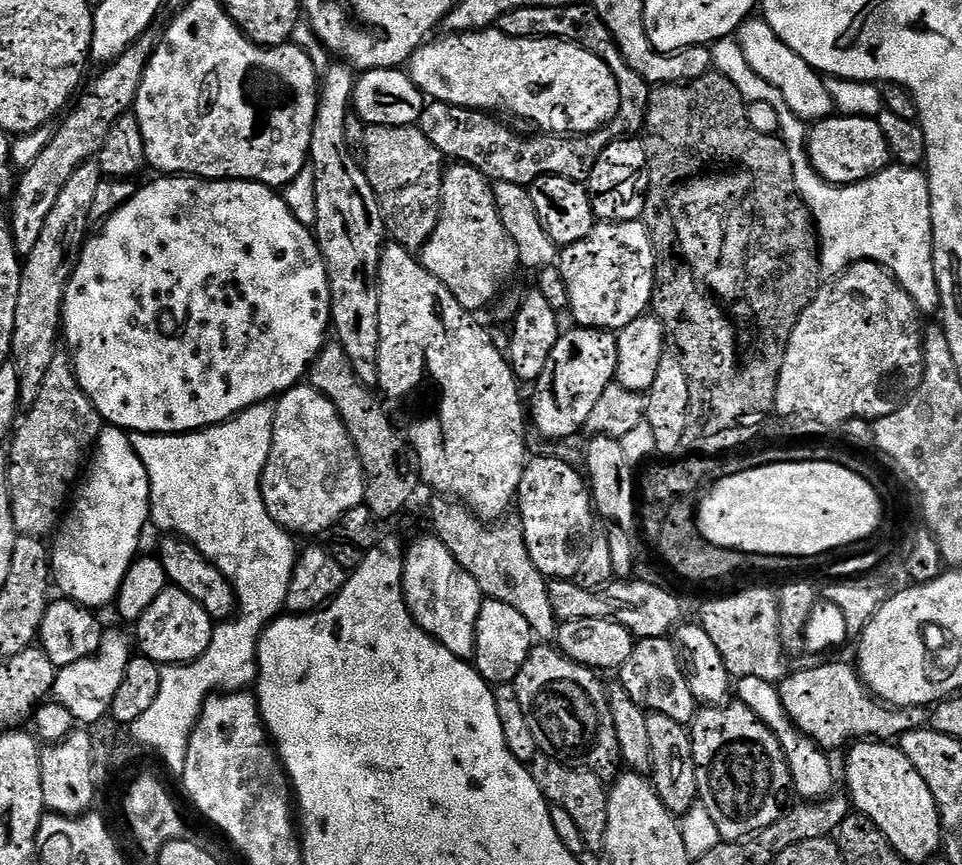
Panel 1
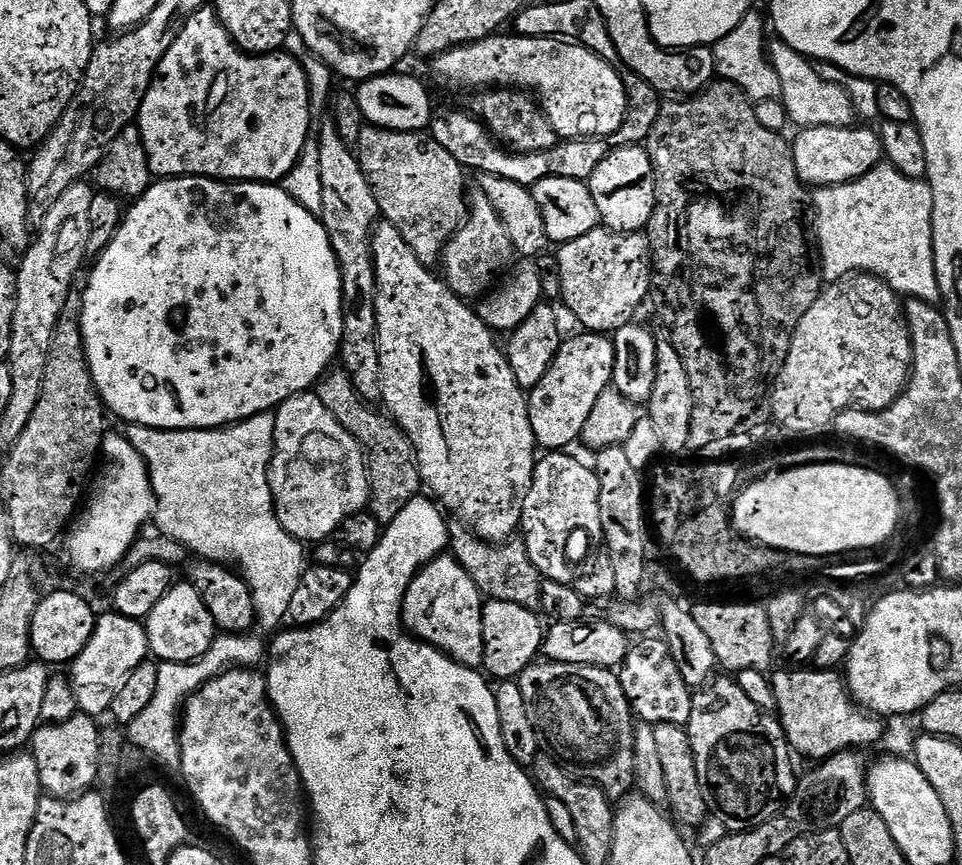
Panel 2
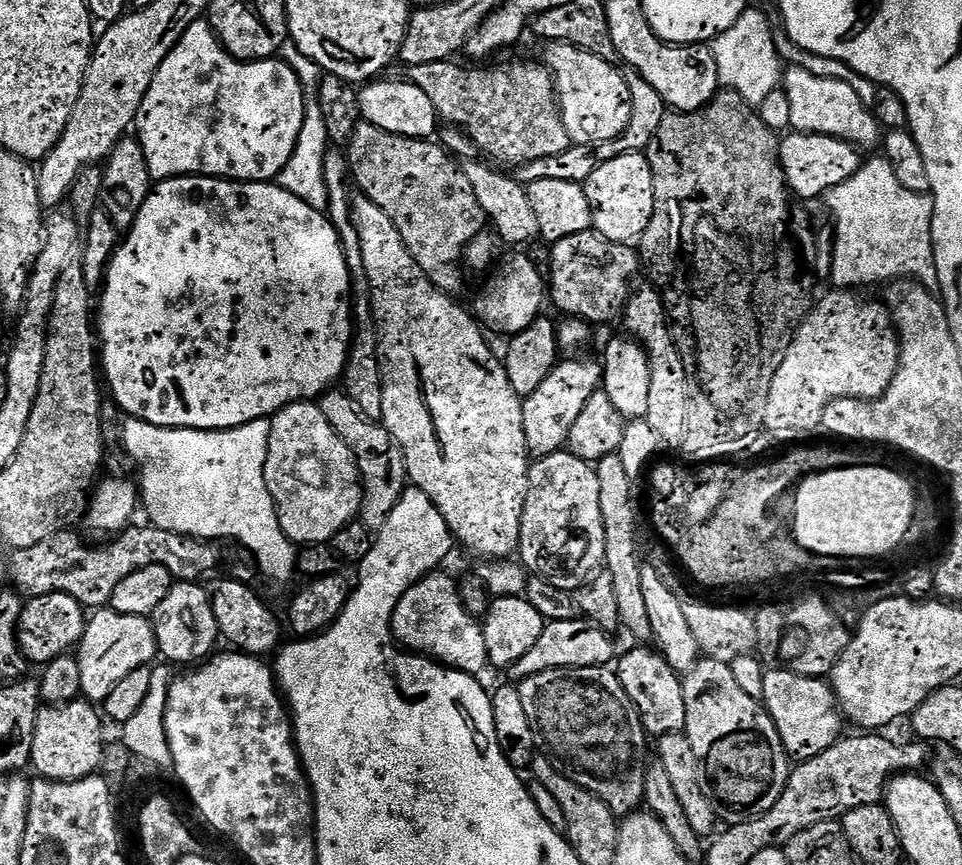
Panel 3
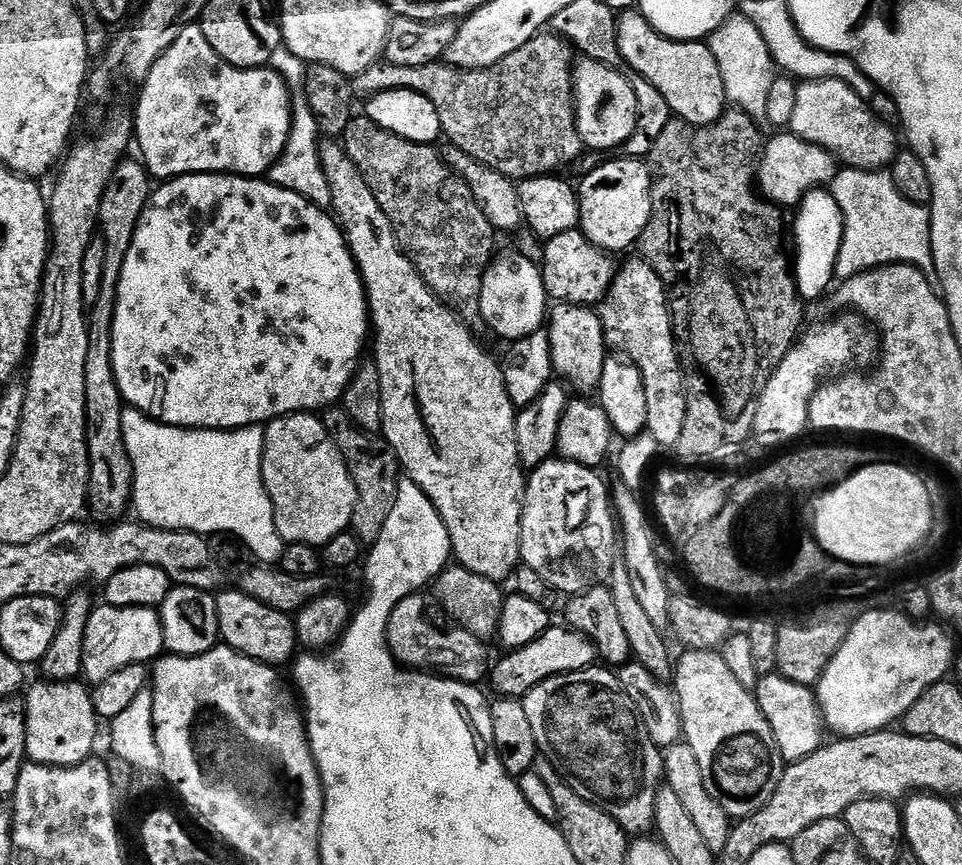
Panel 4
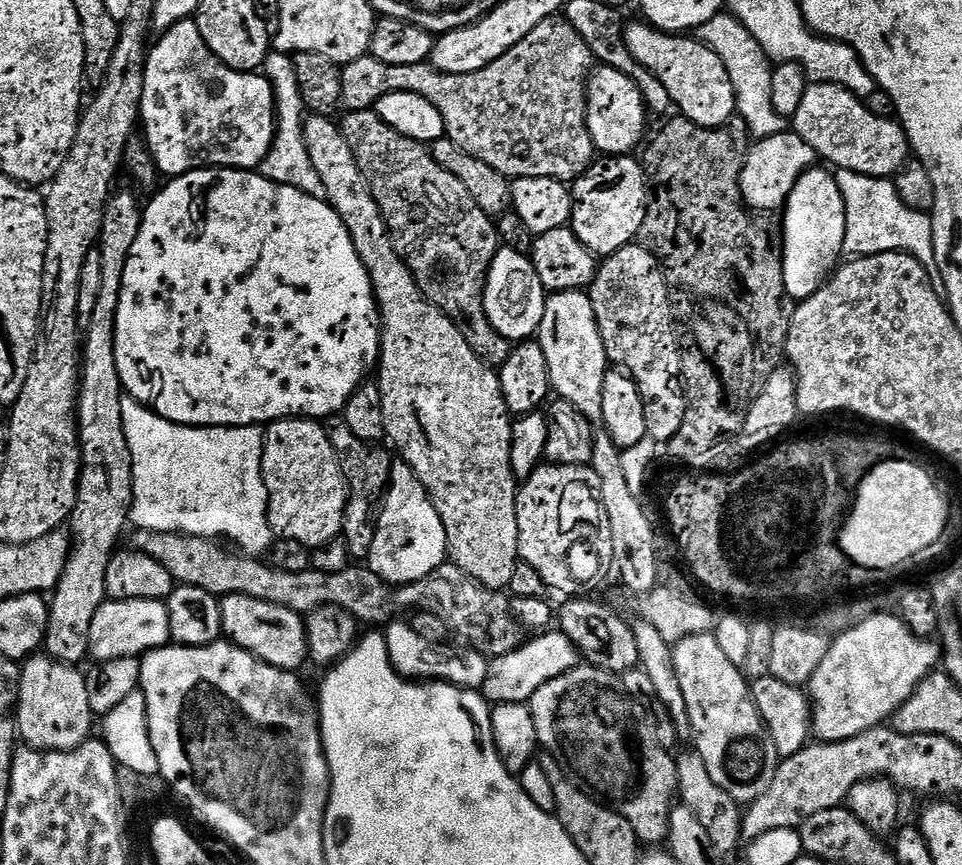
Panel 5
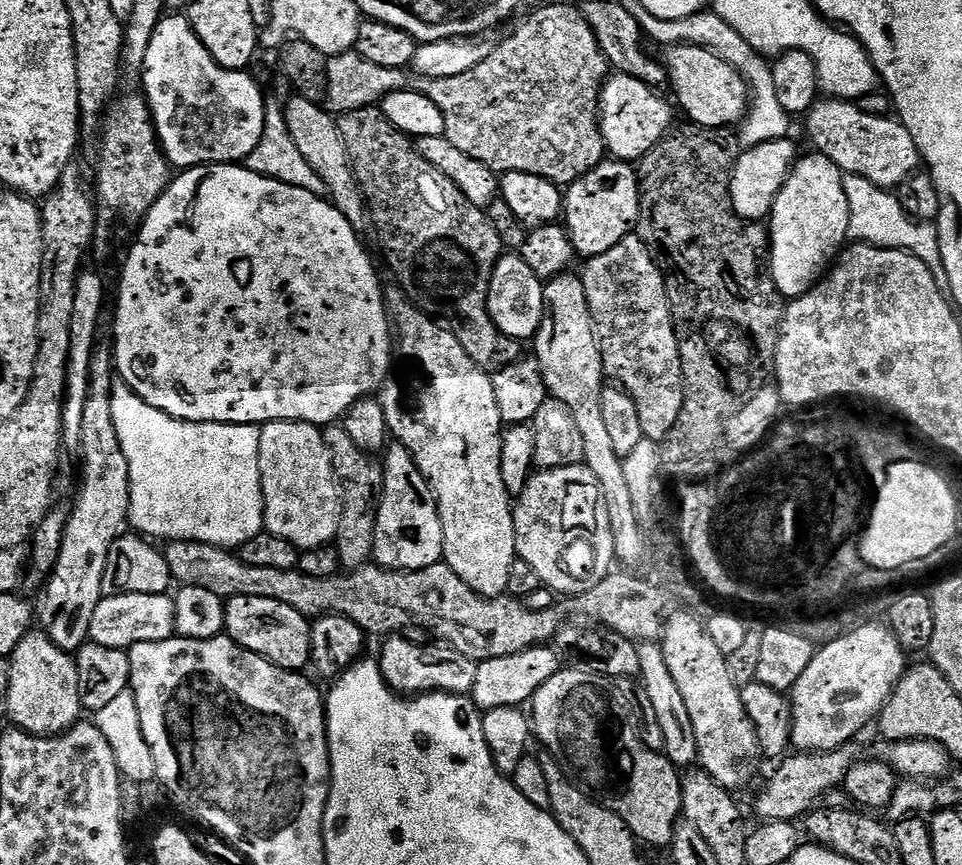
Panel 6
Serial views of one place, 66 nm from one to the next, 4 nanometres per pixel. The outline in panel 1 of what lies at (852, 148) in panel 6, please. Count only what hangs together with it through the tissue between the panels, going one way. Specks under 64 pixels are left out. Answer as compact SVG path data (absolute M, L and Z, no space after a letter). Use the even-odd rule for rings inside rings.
M745 20L738 29L738 39L742 46L742 54L754 70L754 74L758 74L758 78L766 78L766 82L770 82L770 86L774 86L774 90L782 94L786 106L794 110L796 117L805 122L815 122L826 120L833 115L834 105L830 98L830 90L826 90L824 85L825 77L815 68L811 68L798 53L790 50L790 46L786 46L786 42L782 42L778 34L774 34L767 20Z

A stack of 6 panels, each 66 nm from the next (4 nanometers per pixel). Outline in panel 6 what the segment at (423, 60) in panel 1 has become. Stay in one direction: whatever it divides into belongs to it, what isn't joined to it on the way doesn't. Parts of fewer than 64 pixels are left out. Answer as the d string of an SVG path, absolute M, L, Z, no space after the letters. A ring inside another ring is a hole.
M623 74L609 75L604 81L604 88L600 91L600 133L609 157L639 162L659 140L669 135L673 127L673 105L668 105L660 95L657 89L638 82L638 78Z

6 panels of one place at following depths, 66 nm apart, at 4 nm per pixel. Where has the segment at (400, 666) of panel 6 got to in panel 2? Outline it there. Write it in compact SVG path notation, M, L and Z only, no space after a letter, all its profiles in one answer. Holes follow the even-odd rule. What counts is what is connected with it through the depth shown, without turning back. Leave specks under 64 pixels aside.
M441 554L425 564L404 595L402 619L405 629L418 640L445 652L467 668L479 669L484 662L482 642L482 593L455 556Z

